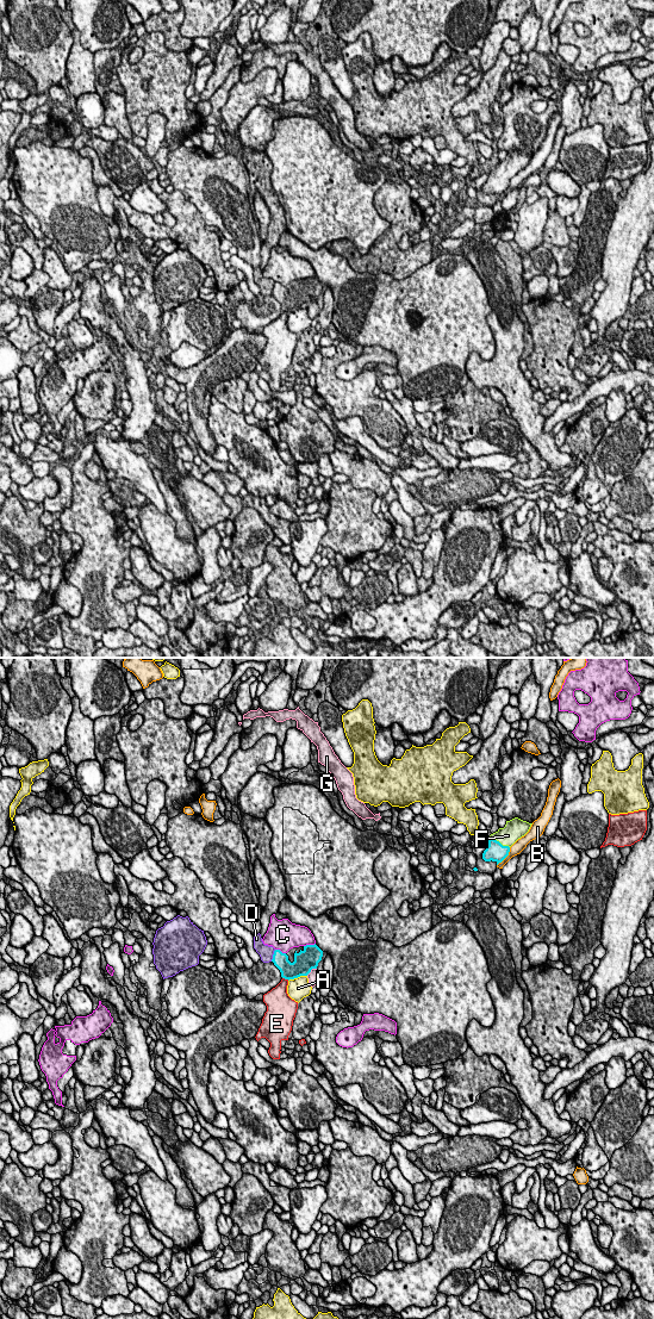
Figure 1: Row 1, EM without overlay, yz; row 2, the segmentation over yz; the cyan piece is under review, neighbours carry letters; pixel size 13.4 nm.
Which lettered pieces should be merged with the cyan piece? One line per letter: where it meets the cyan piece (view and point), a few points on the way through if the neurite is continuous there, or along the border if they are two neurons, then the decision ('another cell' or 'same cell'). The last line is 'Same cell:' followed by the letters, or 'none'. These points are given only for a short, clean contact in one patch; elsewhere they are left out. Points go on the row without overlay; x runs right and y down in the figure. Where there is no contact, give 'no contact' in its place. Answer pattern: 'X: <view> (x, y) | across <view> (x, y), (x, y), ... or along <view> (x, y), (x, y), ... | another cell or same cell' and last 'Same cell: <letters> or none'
A: yz (297, 310) | another cell
B: yz (505, 190) | another cell
C: yz (309, 278) | another cell
D: yz (273, 288) | along yz (275, 282), (271, 293) | another cell
E: yz (286, 311) | another cell
F: yz (498, 174) | across yz (496, 185), (498, 182), (498, 174), (512, 163) | same cell
G: yz (311, 302) | another cell
Same cell: F

